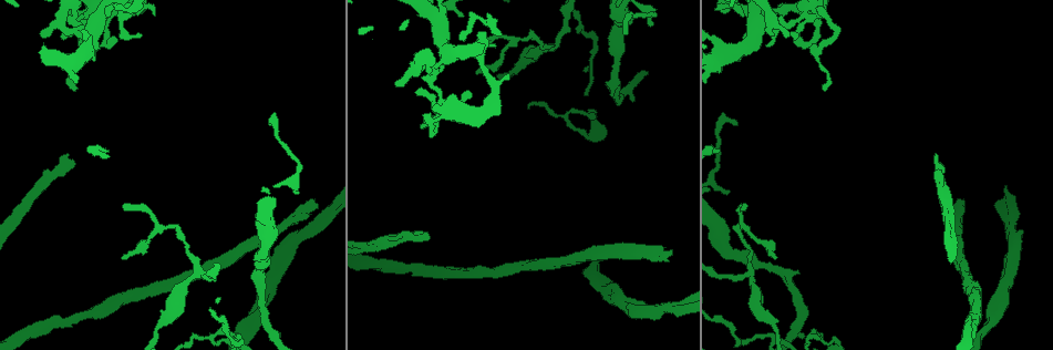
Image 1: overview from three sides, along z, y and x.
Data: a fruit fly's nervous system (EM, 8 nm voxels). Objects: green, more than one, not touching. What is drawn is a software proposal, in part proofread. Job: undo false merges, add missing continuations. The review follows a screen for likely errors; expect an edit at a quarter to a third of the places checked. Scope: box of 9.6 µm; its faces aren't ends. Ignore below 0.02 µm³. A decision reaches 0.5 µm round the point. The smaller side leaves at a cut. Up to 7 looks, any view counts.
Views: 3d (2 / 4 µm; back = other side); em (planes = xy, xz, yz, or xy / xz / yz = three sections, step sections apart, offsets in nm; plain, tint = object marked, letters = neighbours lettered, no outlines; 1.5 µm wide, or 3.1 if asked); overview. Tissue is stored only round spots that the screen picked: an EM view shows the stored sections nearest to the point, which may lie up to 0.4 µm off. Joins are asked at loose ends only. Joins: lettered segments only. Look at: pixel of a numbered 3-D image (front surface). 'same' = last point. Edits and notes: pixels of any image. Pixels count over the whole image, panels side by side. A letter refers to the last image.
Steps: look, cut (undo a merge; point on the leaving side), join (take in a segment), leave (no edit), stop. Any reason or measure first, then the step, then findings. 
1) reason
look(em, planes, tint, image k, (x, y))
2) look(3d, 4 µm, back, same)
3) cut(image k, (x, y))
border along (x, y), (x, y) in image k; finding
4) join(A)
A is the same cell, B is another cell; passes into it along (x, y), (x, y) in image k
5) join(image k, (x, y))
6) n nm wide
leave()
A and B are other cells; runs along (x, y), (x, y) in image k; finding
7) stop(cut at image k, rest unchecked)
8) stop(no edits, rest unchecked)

branch stops here
look(3d, 2 µm, image 1, (666, 259))

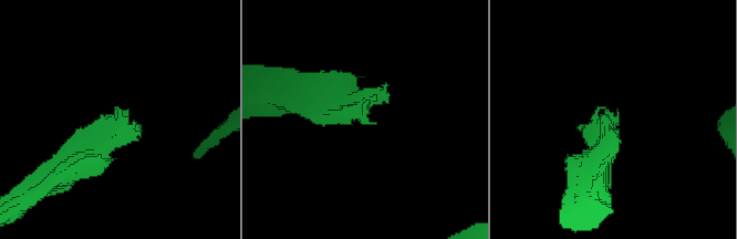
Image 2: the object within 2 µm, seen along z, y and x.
look(em, planes, letters, image 2, (127, 111))

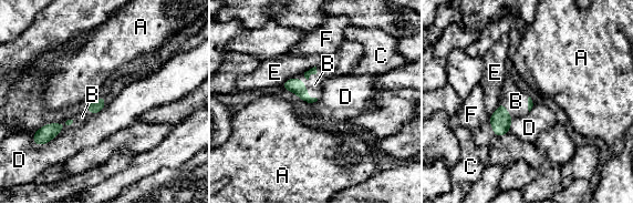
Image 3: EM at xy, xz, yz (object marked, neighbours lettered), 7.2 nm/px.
join(B)
B is the same cell, A, C, D, E and F are other cells; passes into it along (294, 84), (307, 89), (314, 84) in image 3; it goes on there

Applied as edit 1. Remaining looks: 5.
branch stops here
look(3d, 4 µm, image 1, (422, 231))

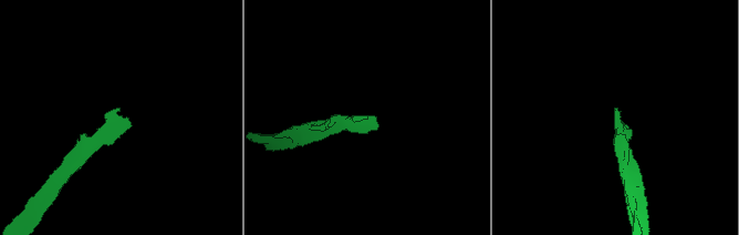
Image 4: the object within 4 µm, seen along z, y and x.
look(em, planes, letters, image 4, (615, 110))

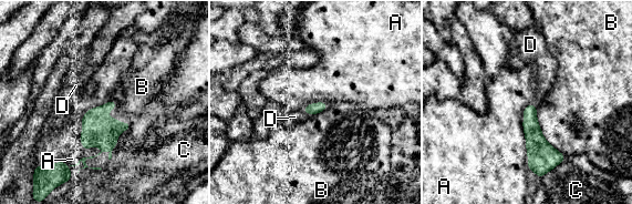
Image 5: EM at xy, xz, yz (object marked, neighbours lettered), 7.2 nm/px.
join(D)
D is the same cell, A, B and C are other cells; it goes on there

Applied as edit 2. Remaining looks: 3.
look(overview)

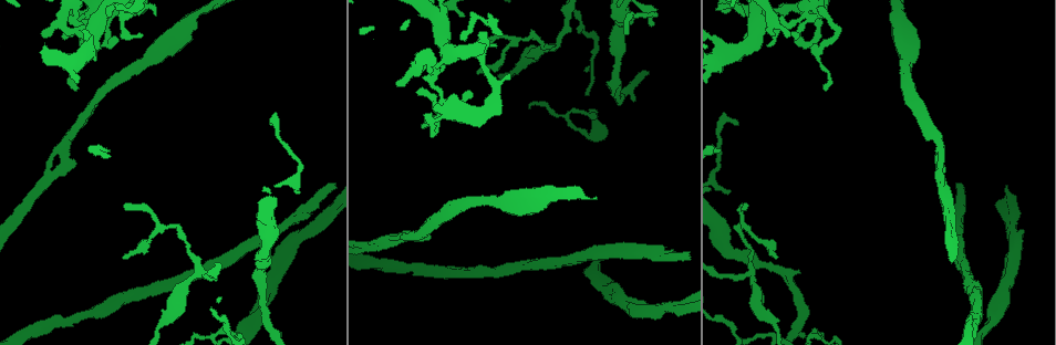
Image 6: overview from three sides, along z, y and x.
sharp bend
look(em, planes, letters, image 6, (198, 270))

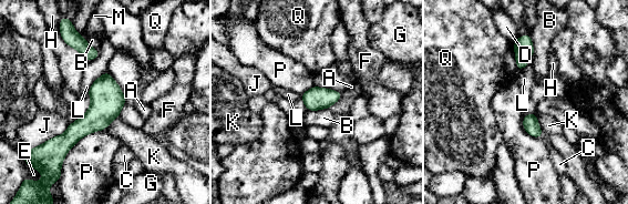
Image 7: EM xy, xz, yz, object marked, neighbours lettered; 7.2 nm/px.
160 nm wide; P touches over 420 nm
leave()
A, B, C, D, E, F, G, H, J, K, L, M, P and Q are other cells; one cell here

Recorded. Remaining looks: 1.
stop(join at image 3, join at image 5, rest unchecked)

